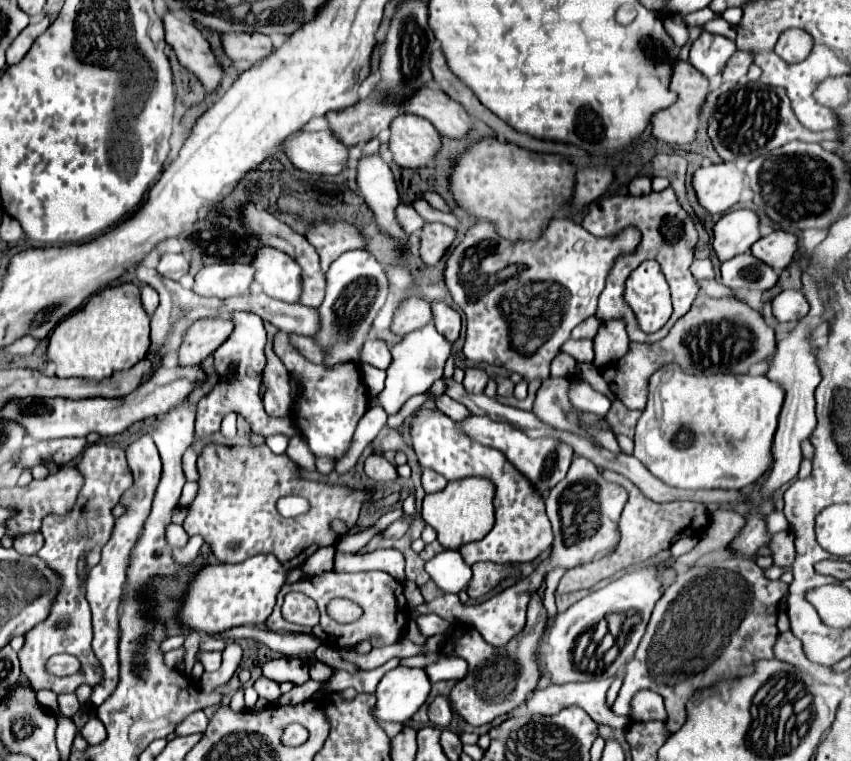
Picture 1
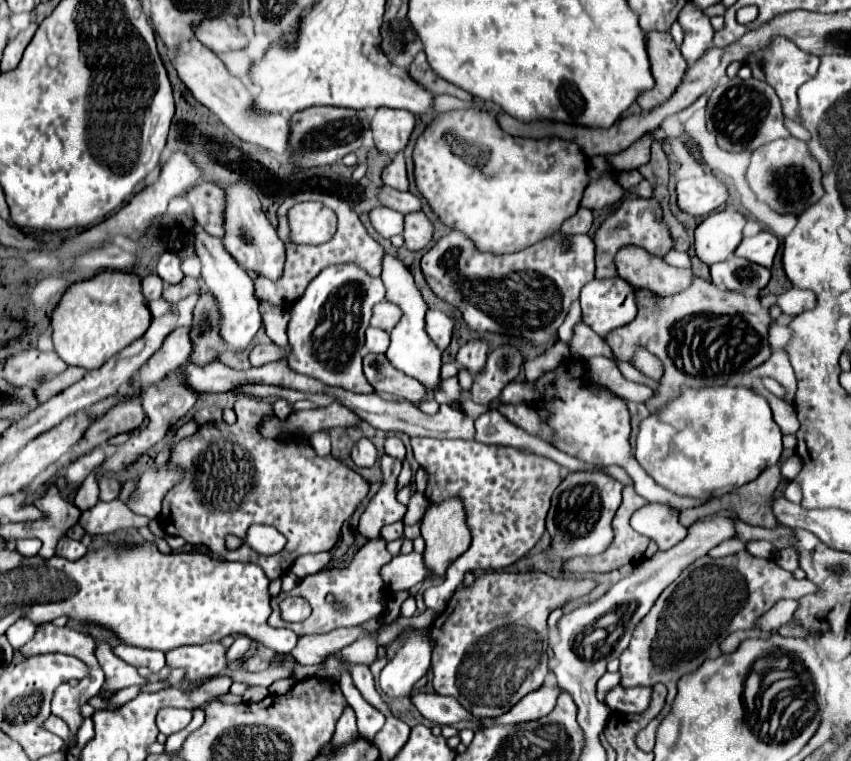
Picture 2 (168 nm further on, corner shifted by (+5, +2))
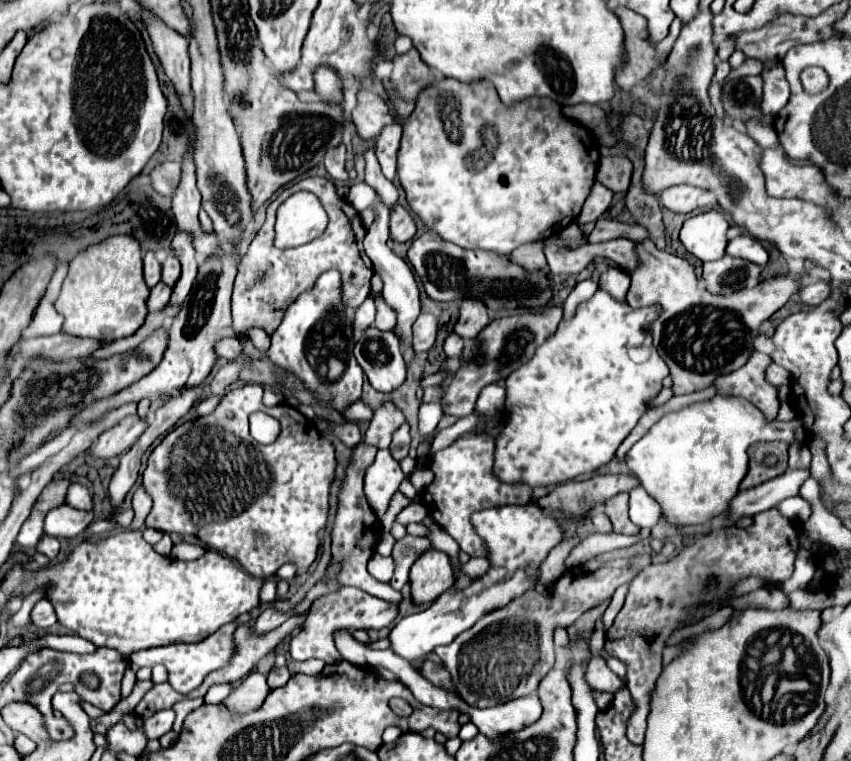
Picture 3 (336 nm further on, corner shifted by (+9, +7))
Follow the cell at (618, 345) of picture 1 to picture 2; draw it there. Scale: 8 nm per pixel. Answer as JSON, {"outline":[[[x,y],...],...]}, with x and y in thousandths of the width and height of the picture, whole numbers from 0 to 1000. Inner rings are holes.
{"outline":[[[729,363],[722,365],[698,365],[684,378],[682,386],[682,402],[684,402],[684,423],[691,426],[703,442],[712,444],[717,431],[726,431],[733,426],[740,426],[747,418],[747,397],[745,397],[745,376],[740,376]]]}

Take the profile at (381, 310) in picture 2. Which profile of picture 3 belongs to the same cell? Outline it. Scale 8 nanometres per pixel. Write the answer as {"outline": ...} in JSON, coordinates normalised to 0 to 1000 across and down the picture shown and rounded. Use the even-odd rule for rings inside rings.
{"outline":[[[435,388],[421,406],[416,417],[416,432],[432,432],[442,419],[442,398],[439,390]]]}

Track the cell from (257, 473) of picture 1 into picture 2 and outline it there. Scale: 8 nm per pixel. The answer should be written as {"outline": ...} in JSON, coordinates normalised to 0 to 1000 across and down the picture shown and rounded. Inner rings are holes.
{"outline":[[[280,520],[277,523],[277,544],[280,555],[268,560],[263,555],[242,555],[233,562],[230,570],[214,576],[202,591],[200,591],[200,610],[214,612],[216,628],[207,639],[202,639],[193,657],[190,657],[190,673],[188,673],[188,691],[200,704],[212,704],[221,715],[240,715],[244,717],[254,731],[263,736],[277,736],[277,739],[296,739],[303,741],[317,762],[331,760],[343,739],[355,728],[371,728],[390,723],[397,712],[402,689],[414,678],[418,665],[430,654],[432,649],[432,633],[404,612],[400,604],[395,604],[390,597],[385,599],[371,599],[364,581],[357,573],[345,573],[338,581],[310,576],[306,570],[306,557],[313,547],[322,547],[320,531],[298,526],[294,520]],[[296,689],[315,689],[322,691],[327,699],[336,704],[336,717],[331,725],[322,731],[308,731],[298,725],[289,712],[280,723],[266,720],[266,704],[275,702],[280,707],[289,704],[289,696]]]}

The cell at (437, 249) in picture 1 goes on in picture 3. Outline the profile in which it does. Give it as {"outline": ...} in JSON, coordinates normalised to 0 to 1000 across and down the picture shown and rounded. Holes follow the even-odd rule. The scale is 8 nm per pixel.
{"outline":[[[463,269],[458,277],[458,309],[465,319],[477,319],[489,309],[489,293],[472,269]]]}

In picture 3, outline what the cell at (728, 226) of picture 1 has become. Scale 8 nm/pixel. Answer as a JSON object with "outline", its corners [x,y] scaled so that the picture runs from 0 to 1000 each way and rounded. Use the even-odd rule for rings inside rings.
{"outline":[[[830,277],[830,280],[816,283],[816,285],[804,290],[801,304],[799,304],[799,317],[806,325],[806,330],[813,332],[816,338],[820,338],[823,343],[839,343],[839,340],[846,340],[853,332],[853,319],[855,319],[853,304],[855,304],[855,298],[858,298],[858,293],[853,288],[853,280]]]}

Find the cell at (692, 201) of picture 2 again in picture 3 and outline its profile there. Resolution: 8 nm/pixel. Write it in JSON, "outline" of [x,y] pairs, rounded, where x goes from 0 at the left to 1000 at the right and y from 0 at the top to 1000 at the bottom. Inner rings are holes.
{"outline":[[[792,243],[776,254],[776,267],[792,280],[811,280],[820,272],[820,259],[827,254],[823,246]]]}

